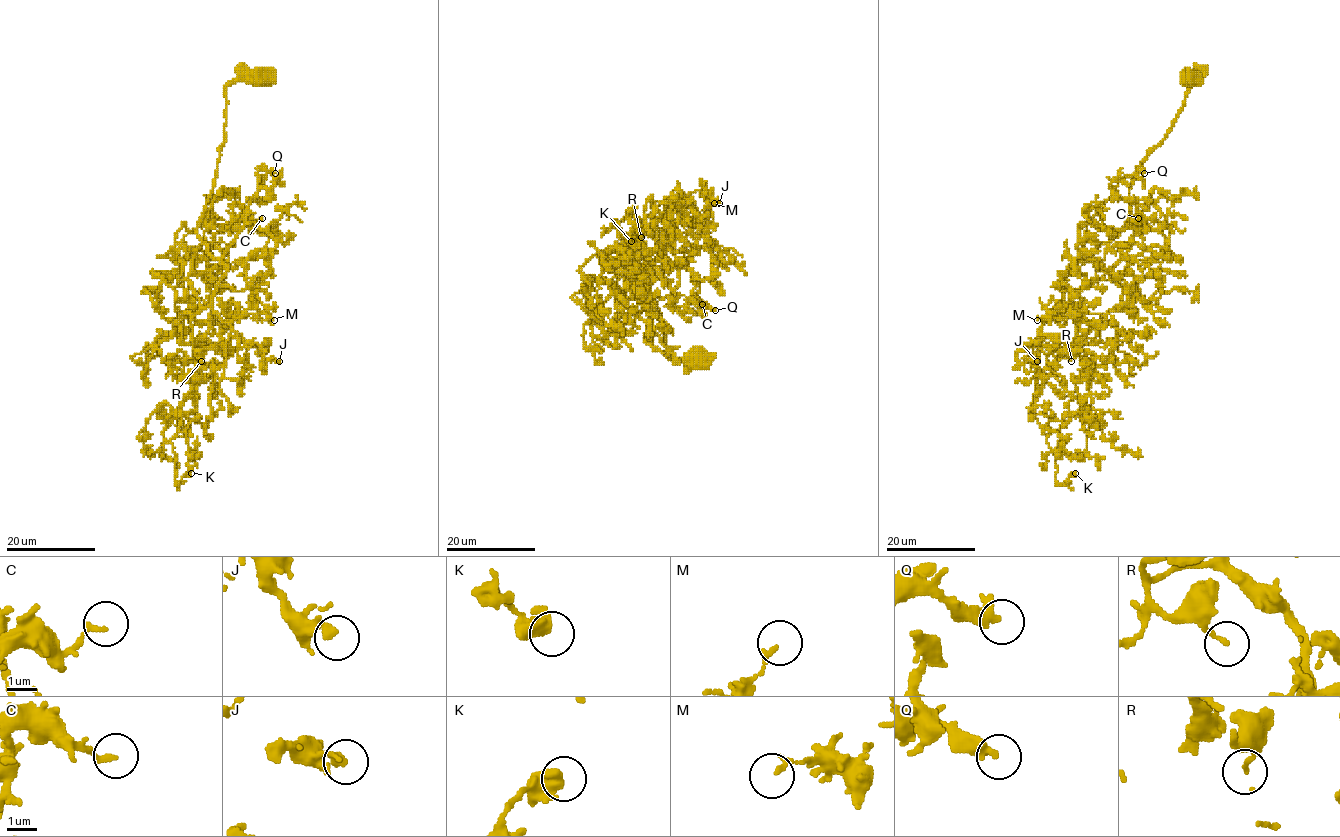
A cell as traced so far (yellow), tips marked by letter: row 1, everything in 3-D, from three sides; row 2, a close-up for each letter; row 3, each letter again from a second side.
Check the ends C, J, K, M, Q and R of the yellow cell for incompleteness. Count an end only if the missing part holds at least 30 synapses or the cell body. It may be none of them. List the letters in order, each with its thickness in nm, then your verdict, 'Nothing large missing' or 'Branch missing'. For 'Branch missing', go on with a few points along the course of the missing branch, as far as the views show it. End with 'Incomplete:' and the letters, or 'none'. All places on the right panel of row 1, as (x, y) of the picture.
C: Thickness 200 nm. Nothing large missing
J: Thickness 360 nm. Nothing large missing
K: Thickness 420 nm. Nothing large missing
M: Thickness 160 nm. Nothing large missing
Q: Thickness 440 nm. Nothing large missing
R: Thickness 140 nm. Nothing large missing
Incomplete: none

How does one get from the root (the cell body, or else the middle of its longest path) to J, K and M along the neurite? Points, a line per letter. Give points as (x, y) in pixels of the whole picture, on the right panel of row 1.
J: (1192, 76), (1184, 106), (1131, 185), (1123, 228), (1067, 271), (1064, 308), (1017, 353), (1037, 361)
K: (1192, 76), (1184, 106), (1131, 185), (1123, 228), (1065, 275), (1083, 371), (1054, 453), (1056, 480), (1075, 473)
M: (1192, 76), (1131, 185), (1123, 228), (1067, 271), (1054, 320), (1054, 301), (1037, 320)

